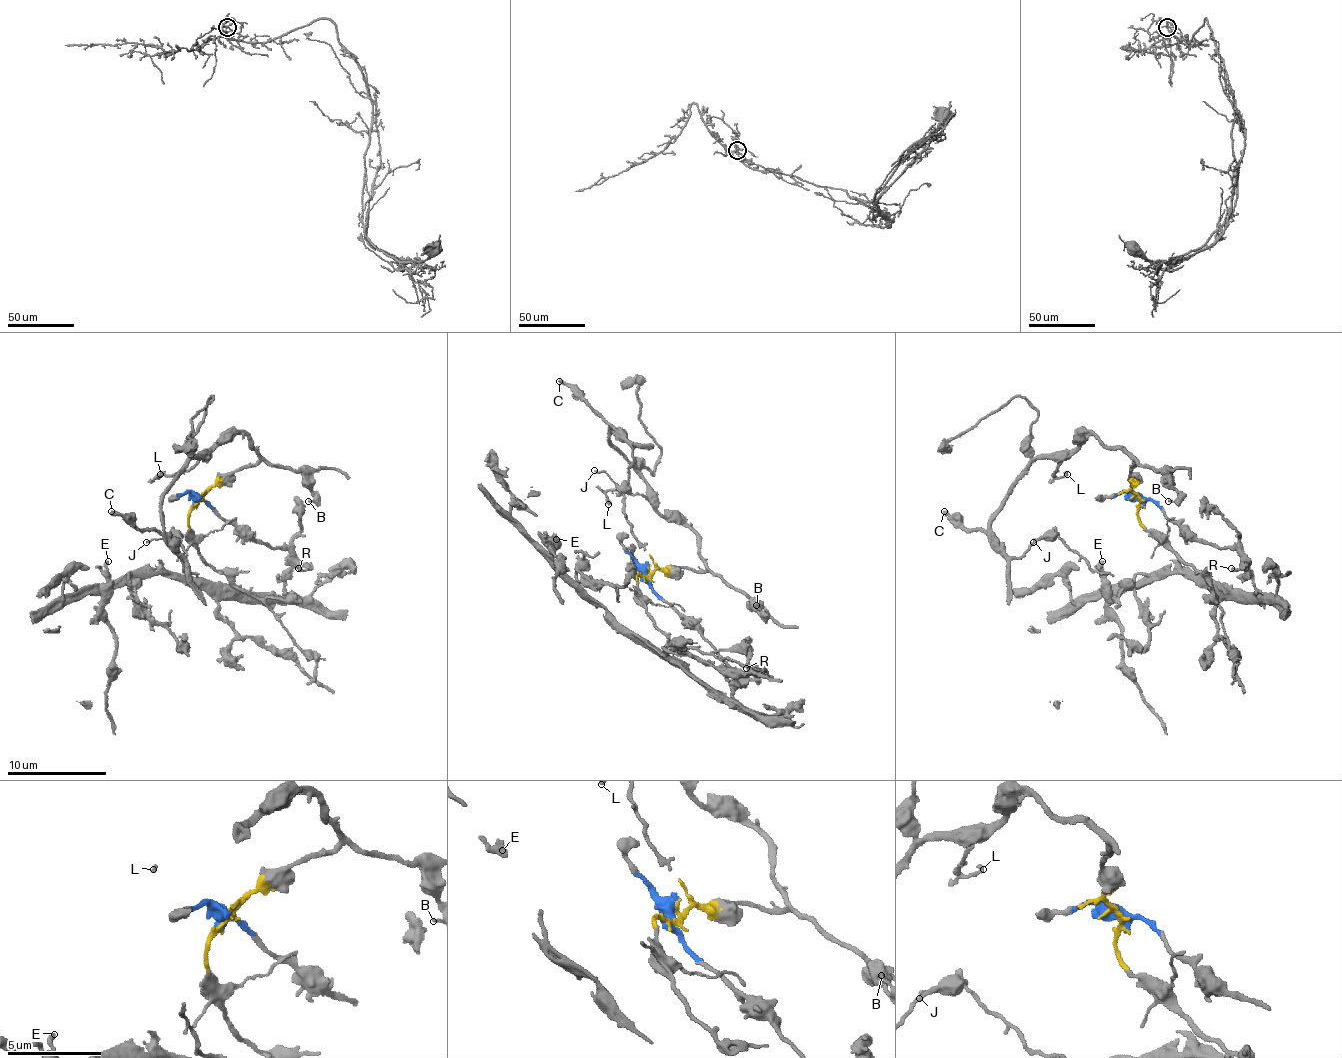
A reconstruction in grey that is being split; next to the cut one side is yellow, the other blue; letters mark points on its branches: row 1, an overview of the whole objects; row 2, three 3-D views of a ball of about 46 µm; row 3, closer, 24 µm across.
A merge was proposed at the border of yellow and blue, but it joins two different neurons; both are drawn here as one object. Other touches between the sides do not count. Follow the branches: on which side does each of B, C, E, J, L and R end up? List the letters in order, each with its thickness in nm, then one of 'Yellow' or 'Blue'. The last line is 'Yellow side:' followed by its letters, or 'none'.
B: Thickness 140 nm. Yellow
C: Thickness 240 nm. Yellow
E: Thickness 320 nm. Blue
J: Thickness 130 nm. Yellow
L: Thickness 200 nm. Yellow
R: Thickness 170 nm. Blue
Yellow side: B, C, J, L

